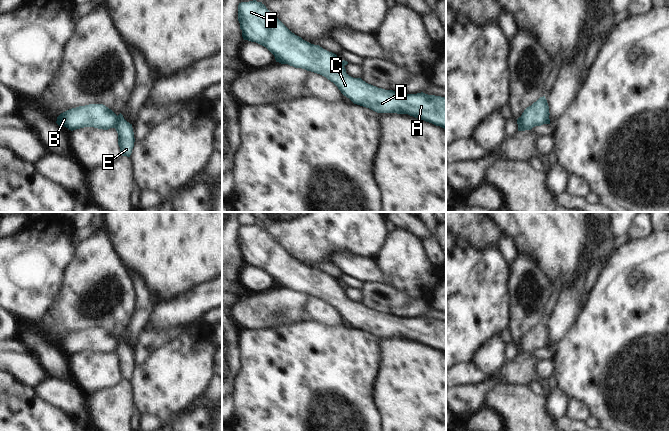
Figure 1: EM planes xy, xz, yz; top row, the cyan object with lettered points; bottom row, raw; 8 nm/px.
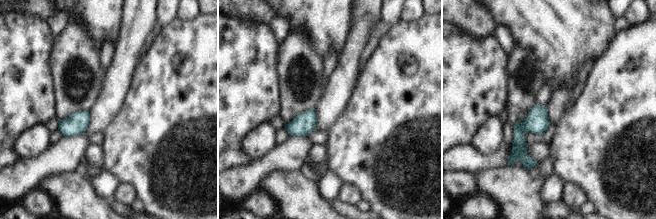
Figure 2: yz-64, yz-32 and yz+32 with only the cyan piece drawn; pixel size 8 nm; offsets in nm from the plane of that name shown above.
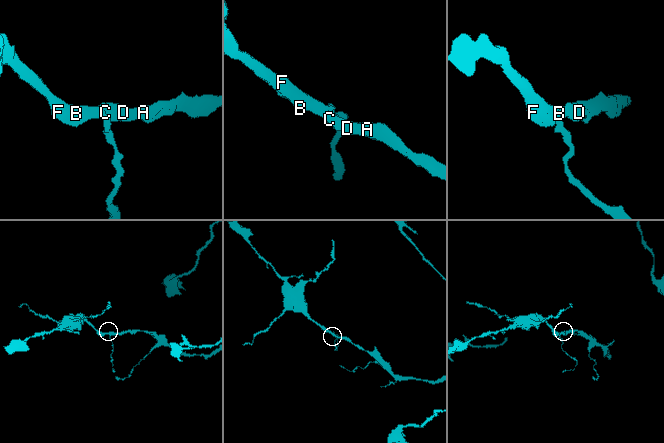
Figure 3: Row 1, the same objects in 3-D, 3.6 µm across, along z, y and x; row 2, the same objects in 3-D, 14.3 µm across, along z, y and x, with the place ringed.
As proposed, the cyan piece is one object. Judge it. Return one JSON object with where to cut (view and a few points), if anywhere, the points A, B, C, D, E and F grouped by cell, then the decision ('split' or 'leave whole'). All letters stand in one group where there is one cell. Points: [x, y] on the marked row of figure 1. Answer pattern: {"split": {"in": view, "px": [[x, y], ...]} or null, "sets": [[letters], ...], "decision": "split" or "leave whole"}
{"split": {"in": "yz", "px": [[520, 117], [526, 129]]}, "sets": [["A", "B", "C", "D", "F"], ["E"]], "decision": "split"}

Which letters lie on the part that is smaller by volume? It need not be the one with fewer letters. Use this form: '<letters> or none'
E.

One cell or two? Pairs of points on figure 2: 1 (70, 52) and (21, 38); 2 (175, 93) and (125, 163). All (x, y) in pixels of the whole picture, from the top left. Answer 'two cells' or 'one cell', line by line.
1: two cells
2: one cell

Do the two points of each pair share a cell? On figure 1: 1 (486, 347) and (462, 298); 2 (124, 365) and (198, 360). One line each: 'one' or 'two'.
1: one
2: two

